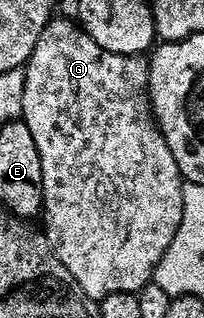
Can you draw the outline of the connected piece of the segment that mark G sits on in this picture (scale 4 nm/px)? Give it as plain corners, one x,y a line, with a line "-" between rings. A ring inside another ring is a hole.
55,17
46,25
46,32
34,50
34,56
25,68
26,89
24,91
24,105
22,106
22,119
28,125
32,137
36,141
36,149
40,149
40,161
44,169
44,193
46,206
44,220
46,219
45,234
48,236
54,254
76,277
80,289
89,299
101,301
109,295
132,295
138,293
151,282
158,264
166,258
172,241
182,224
184,213
184,193
182,188
184,180
180,169
176,165
176,157
172,157
172,149
168,149
168,141
162,136
162,128
154,118
154,108
150,106
150,65
141,55
122,56
106,52
82,29
73,19

